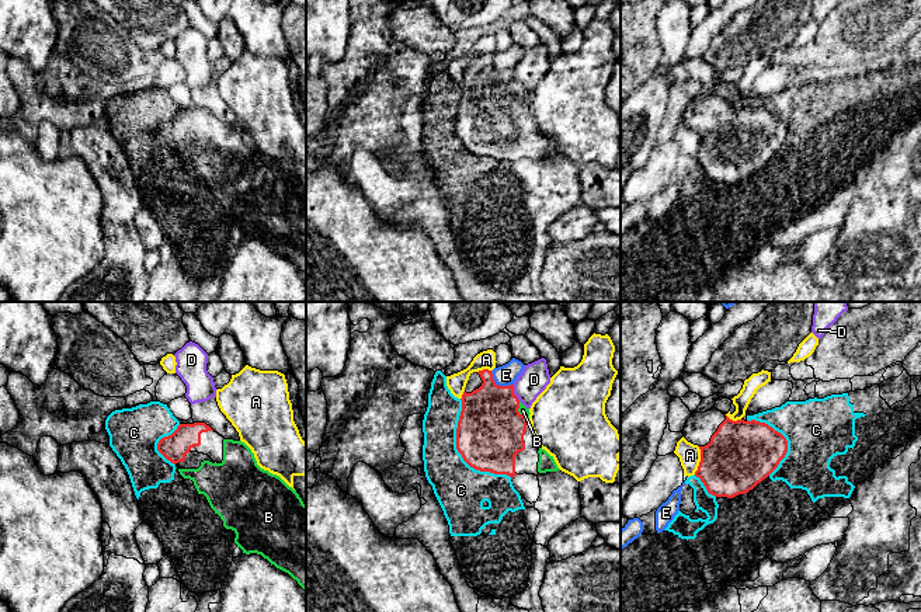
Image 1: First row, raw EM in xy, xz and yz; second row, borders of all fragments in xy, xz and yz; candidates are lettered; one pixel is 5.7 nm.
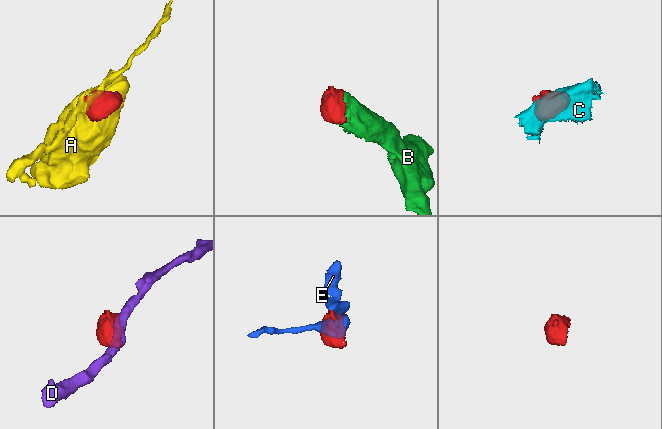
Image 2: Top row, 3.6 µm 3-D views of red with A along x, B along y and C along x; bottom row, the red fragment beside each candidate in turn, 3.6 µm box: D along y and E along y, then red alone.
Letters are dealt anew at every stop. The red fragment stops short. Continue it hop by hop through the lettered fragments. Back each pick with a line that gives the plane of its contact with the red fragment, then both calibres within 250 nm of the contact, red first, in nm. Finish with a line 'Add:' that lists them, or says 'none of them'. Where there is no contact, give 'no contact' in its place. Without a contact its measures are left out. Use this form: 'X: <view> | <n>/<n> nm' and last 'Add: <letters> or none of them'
B: xz | 380/50 nm
Add: B

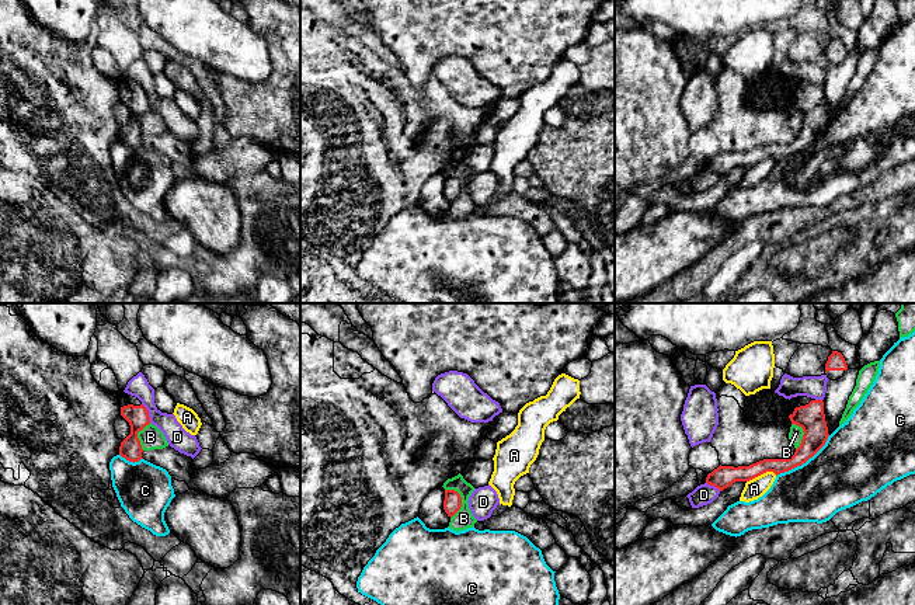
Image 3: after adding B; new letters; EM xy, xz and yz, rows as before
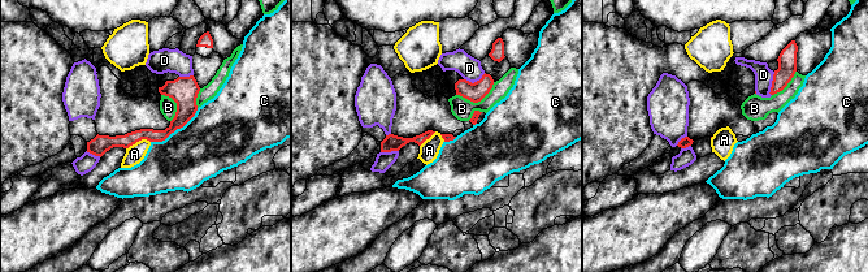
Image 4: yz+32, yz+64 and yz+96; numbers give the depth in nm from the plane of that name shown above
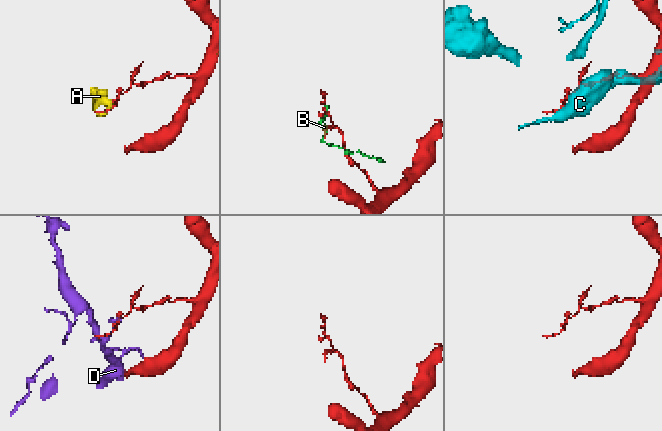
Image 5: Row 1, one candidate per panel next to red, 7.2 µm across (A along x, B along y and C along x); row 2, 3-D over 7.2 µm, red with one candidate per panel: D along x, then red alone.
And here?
Add: none of them

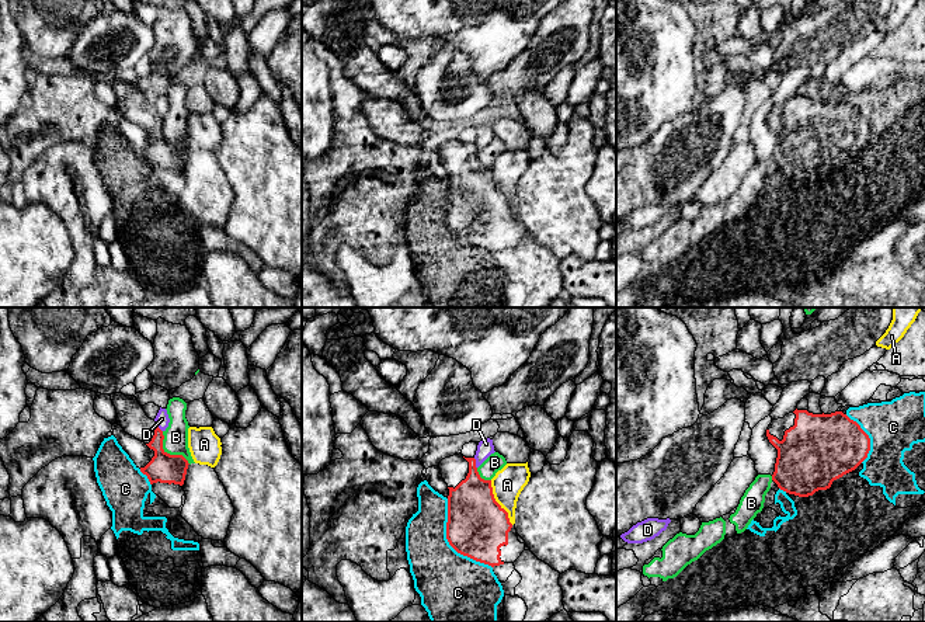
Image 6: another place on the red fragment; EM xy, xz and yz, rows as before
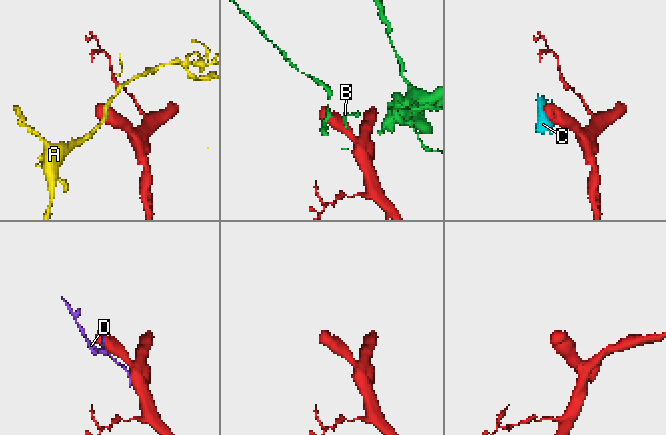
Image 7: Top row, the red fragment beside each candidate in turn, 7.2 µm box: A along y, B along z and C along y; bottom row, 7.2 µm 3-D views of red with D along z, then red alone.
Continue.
Add: none of them

